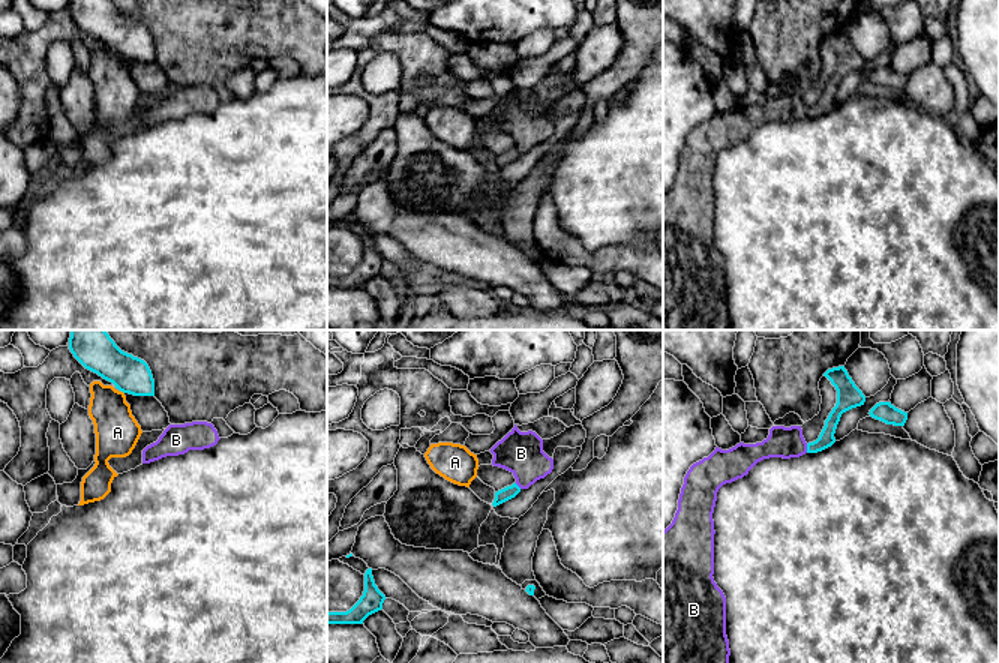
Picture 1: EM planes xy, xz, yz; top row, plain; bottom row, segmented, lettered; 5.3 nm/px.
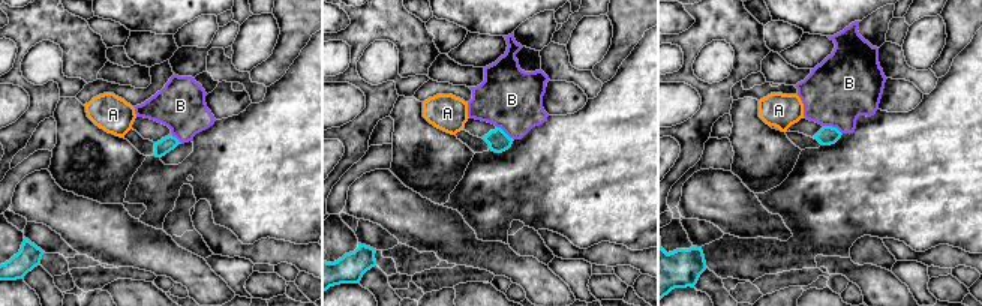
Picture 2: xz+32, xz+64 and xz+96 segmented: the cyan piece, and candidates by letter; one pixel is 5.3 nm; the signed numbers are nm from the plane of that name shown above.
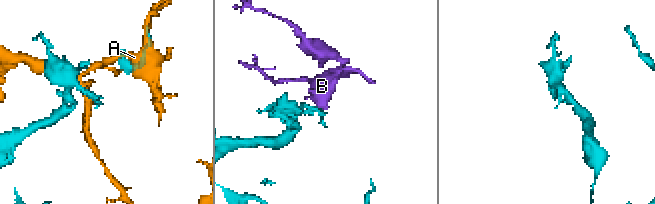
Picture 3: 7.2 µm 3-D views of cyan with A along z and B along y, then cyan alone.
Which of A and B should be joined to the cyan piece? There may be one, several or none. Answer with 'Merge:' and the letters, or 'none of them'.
Merge: none of them

